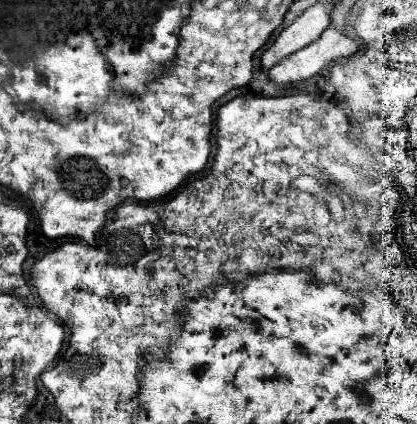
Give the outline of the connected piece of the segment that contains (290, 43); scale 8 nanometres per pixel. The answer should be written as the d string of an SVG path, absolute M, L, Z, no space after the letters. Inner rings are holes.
M314 4L304 14L300 14L294 20L294 24L284 28L280 32L280 36L276 38L276 42L262 54L262 70L268 72L272 66L276 66L276 62L280 62L286 56L290 56L292 52L308 46L328 26L330 26L328 8L324 8L322 4Z

